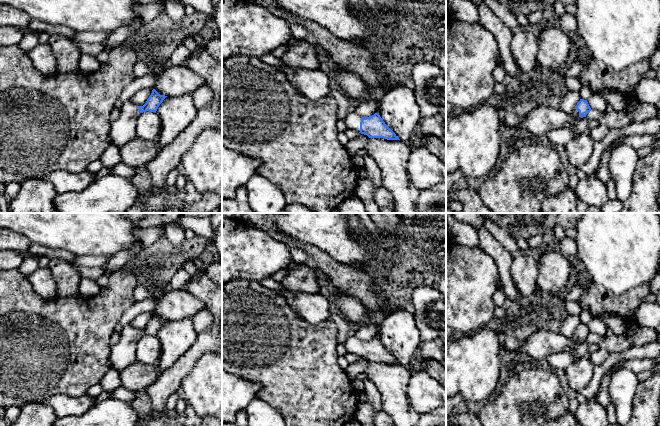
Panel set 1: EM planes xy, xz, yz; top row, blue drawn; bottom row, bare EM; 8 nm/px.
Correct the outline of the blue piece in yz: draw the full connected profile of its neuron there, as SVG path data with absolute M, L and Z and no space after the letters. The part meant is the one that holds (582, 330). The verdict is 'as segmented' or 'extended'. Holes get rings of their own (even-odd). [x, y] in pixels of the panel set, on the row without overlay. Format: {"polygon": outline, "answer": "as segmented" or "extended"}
{"polygon": "M580 323L577 327L573 335L571 336L571 340L575 343L579 341L586 341L586 339L591 335L591 332L587 326L587 324Z", "answer": "extended"}

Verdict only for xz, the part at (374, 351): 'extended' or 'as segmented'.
extended

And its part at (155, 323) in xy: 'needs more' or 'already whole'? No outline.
needs more

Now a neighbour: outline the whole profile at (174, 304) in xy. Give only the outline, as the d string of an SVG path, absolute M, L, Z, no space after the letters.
M166 286L163 295L154 300L156 301L155 314L160 319L169 321L193 318L206 308L204 302L198 300L185 289L174 290L170 286Z

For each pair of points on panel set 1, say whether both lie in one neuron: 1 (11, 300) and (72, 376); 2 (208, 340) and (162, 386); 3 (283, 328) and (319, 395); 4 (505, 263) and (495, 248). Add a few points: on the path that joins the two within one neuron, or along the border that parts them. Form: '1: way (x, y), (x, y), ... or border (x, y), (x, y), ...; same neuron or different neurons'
1: way (31, 319), (54, 343), (76, 354); same neuron
2: way (197, 351), (173, 375); same neuron
3: way (283, 345), (303, 365), (309, 378); same neuron
4: way (503, 259), (497, 252); same neuron

